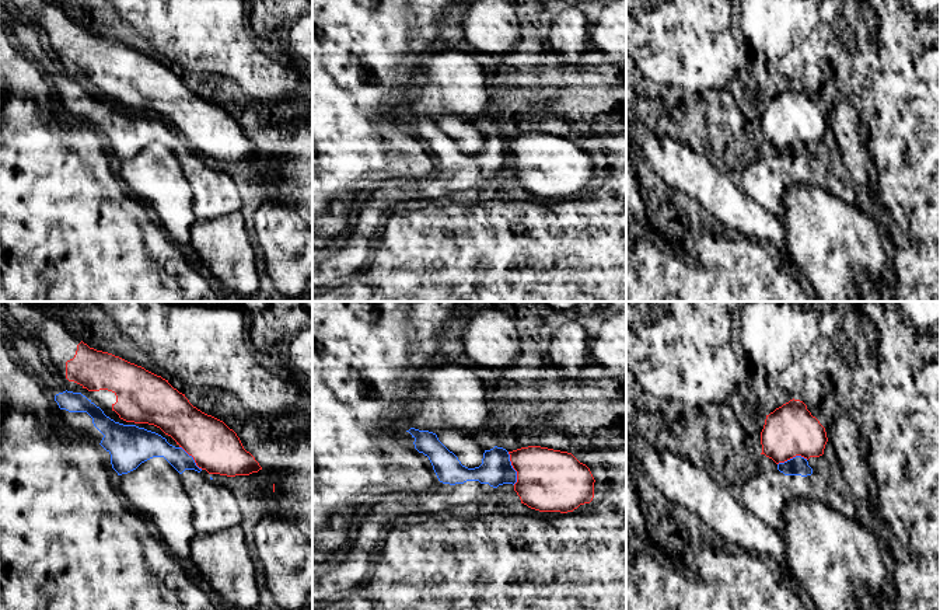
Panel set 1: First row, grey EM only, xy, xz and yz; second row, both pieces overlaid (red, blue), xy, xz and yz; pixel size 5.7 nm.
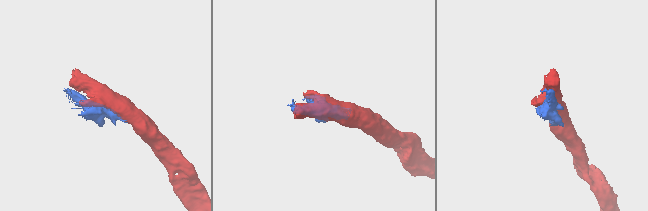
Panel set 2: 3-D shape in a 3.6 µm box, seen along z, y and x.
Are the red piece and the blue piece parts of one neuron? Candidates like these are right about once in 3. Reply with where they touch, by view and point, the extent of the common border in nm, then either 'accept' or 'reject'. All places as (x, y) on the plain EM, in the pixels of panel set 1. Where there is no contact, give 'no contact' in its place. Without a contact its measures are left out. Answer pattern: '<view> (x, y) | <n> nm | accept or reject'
xz (513, 153) | 200 nm | reject

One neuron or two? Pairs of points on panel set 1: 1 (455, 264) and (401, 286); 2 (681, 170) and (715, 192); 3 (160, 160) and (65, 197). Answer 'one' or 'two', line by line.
1: one
2: one
3: two

